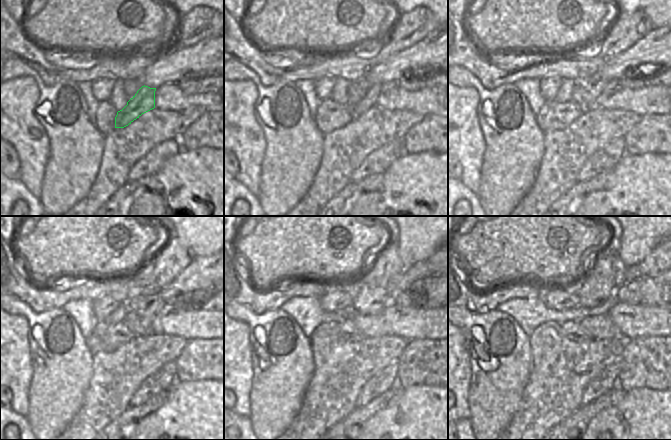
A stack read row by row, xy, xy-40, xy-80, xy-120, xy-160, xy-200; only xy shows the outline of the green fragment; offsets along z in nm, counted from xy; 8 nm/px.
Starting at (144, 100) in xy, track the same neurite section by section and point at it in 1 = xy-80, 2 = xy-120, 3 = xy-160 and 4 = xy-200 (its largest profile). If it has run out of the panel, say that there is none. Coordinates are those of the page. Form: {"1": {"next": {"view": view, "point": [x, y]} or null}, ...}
{"1": {"next": {"view": "xy-80", "point": [594, 85]}}, "2": {"next": {"view": "xy-120", "point": [146, 306]}}, "3": {"next": {"view": "xy-160", "point": [367, 301]}}, "4": {"next": {"view": "xy-200", "point": [605, 276]}}}

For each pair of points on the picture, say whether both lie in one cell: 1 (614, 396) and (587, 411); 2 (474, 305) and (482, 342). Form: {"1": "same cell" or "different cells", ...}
{"1": "same cell", "2": "different cells"}

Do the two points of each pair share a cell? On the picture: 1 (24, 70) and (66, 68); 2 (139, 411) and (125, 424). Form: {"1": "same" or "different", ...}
{"1": "different", "2": "same"}

